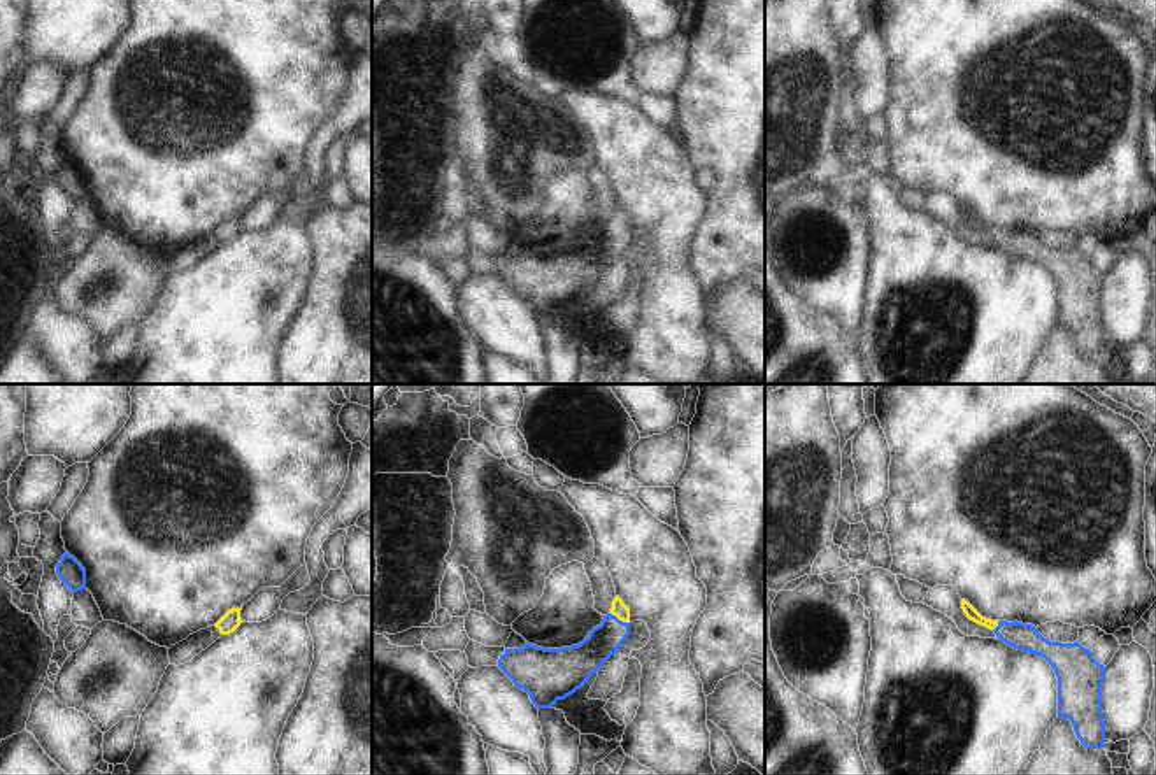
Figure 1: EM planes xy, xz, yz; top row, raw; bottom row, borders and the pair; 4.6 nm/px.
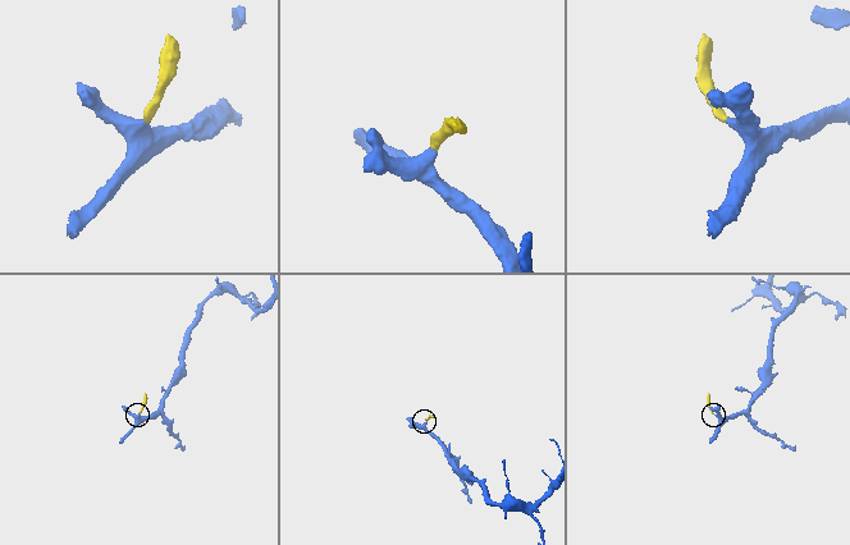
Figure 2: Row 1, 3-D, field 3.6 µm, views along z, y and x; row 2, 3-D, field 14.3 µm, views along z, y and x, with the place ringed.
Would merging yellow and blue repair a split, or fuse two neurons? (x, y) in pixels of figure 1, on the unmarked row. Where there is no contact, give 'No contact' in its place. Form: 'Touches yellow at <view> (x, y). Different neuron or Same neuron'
Touches yellow at xz (620, 227). Same neuron.

